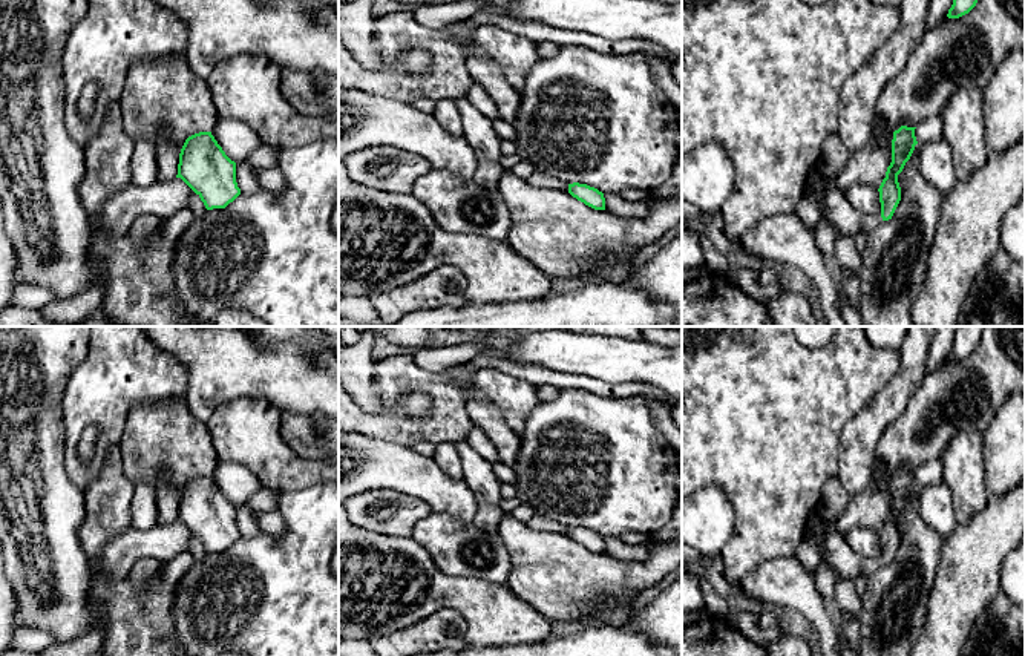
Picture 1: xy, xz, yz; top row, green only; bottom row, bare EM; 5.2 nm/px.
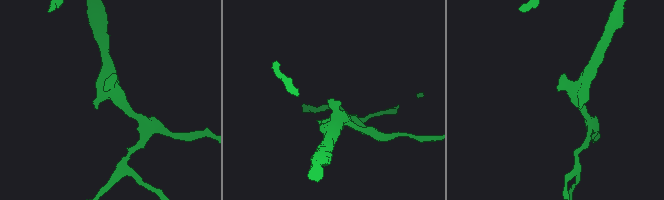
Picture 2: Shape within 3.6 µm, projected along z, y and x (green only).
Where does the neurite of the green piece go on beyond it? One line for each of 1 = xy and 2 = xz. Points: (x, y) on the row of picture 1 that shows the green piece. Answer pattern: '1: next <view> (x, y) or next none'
1: next none
2: next none

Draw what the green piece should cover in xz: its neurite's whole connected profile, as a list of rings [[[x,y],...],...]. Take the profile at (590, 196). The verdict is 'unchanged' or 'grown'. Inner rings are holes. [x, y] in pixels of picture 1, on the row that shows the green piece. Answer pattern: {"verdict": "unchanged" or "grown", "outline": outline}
{"verdict": "unchanged", "outline": [[[568,184],[568,193],[594,210],[605,210],[604,193],[587,184]]]}

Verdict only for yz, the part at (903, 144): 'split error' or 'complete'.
split error

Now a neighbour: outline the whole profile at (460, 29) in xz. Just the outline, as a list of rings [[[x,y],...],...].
[[[457,21],[457,23],[447,25],[444,31],[454,37],[458,37],[463,41],[470,41],[476,28],[467,26],[464,21]]]

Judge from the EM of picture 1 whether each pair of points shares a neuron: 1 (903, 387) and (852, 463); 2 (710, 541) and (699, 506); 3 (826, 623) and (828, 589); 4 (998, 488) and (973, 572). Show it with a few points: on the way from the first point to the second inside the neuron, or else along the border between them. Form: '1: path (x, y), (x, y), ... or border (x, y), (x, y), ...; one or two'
1: path (887, 405), (860, 436), (857, 445); one
2: path (708, 532), (705, 515); one
3: border (814, 575), (817, 592), (828, 604); two
4: border (1008, 491), (990, 497); two

